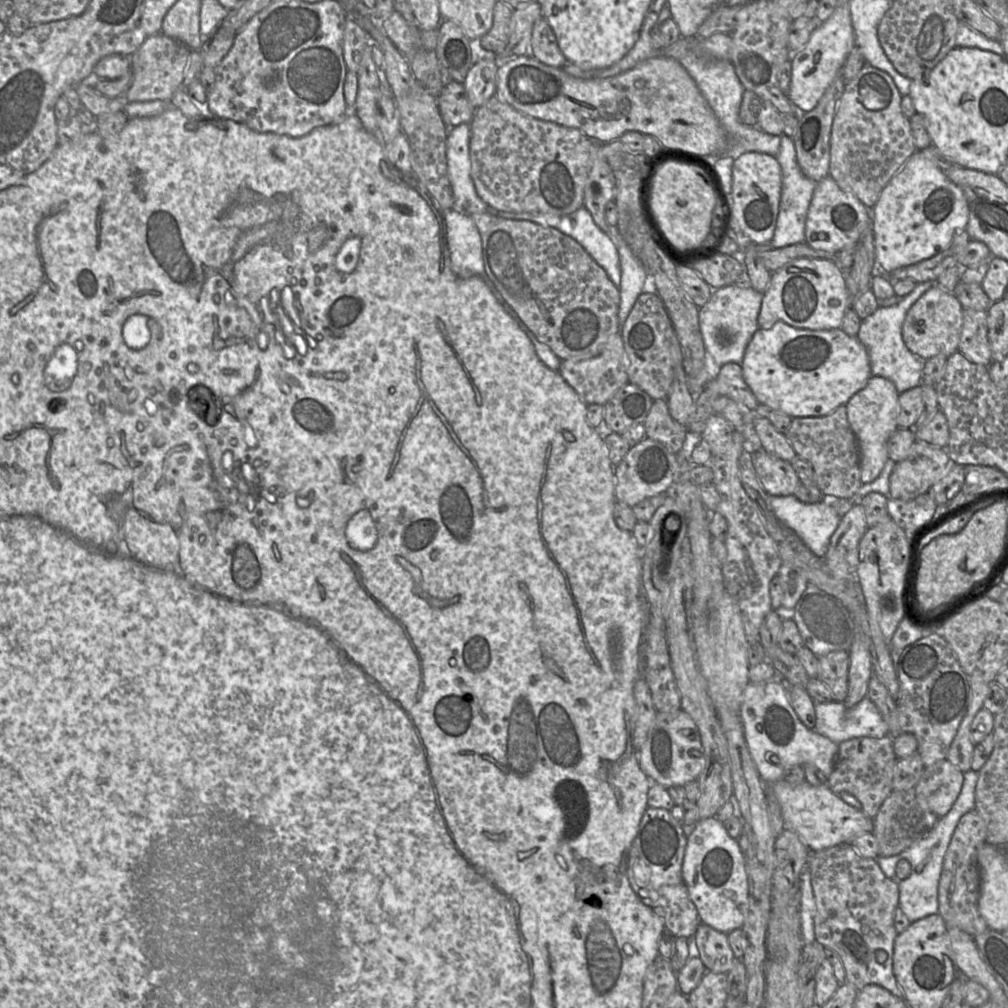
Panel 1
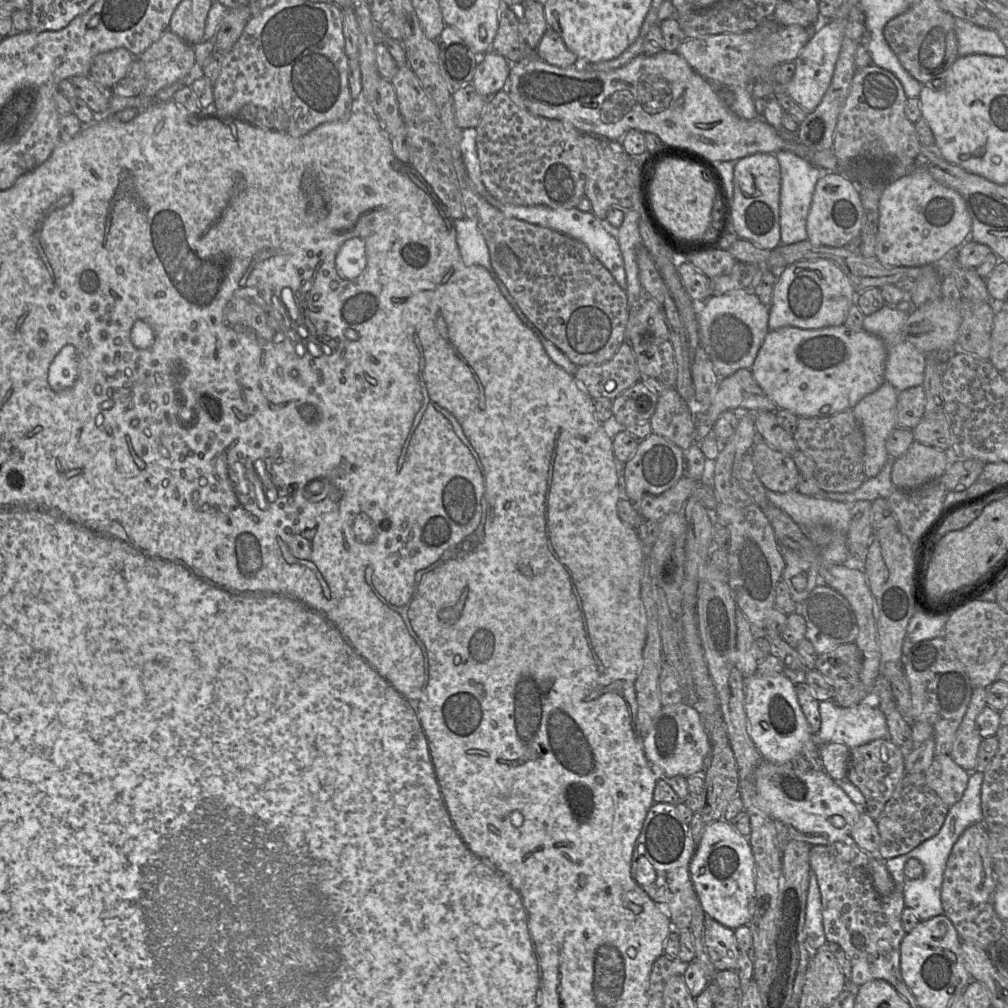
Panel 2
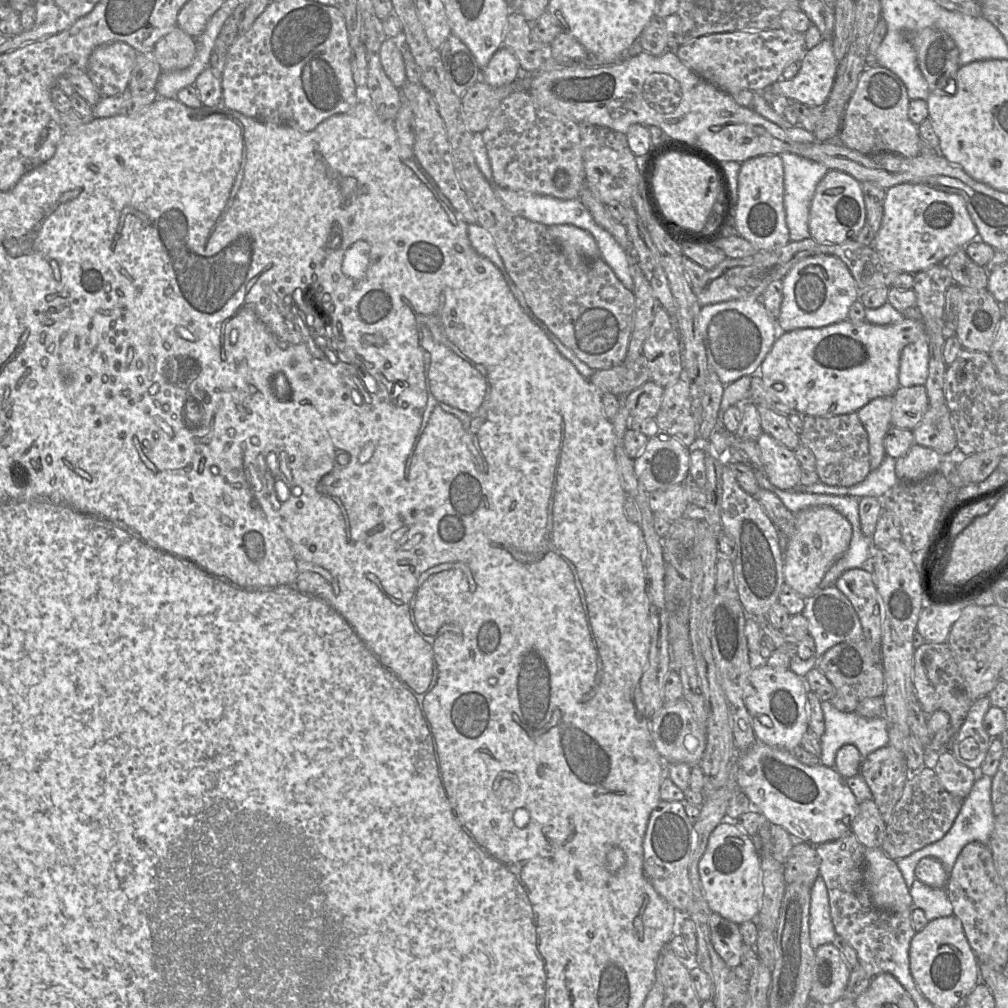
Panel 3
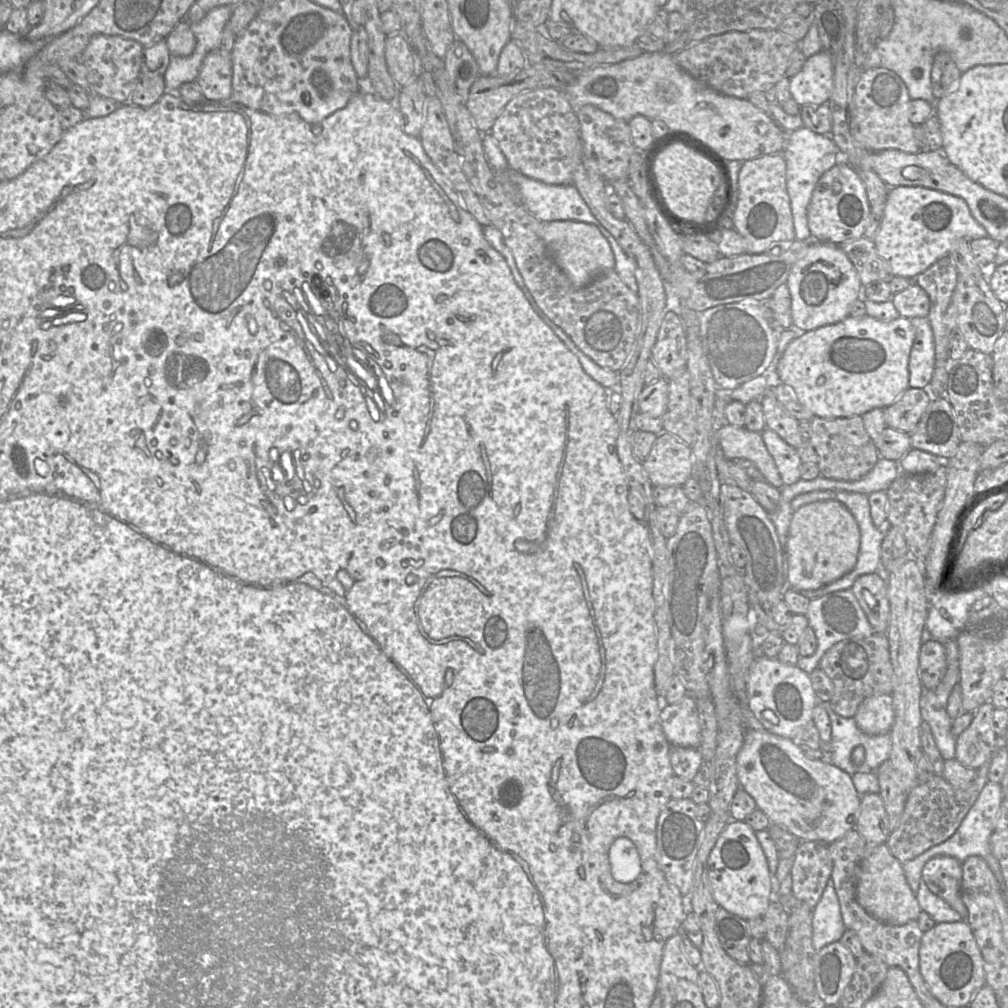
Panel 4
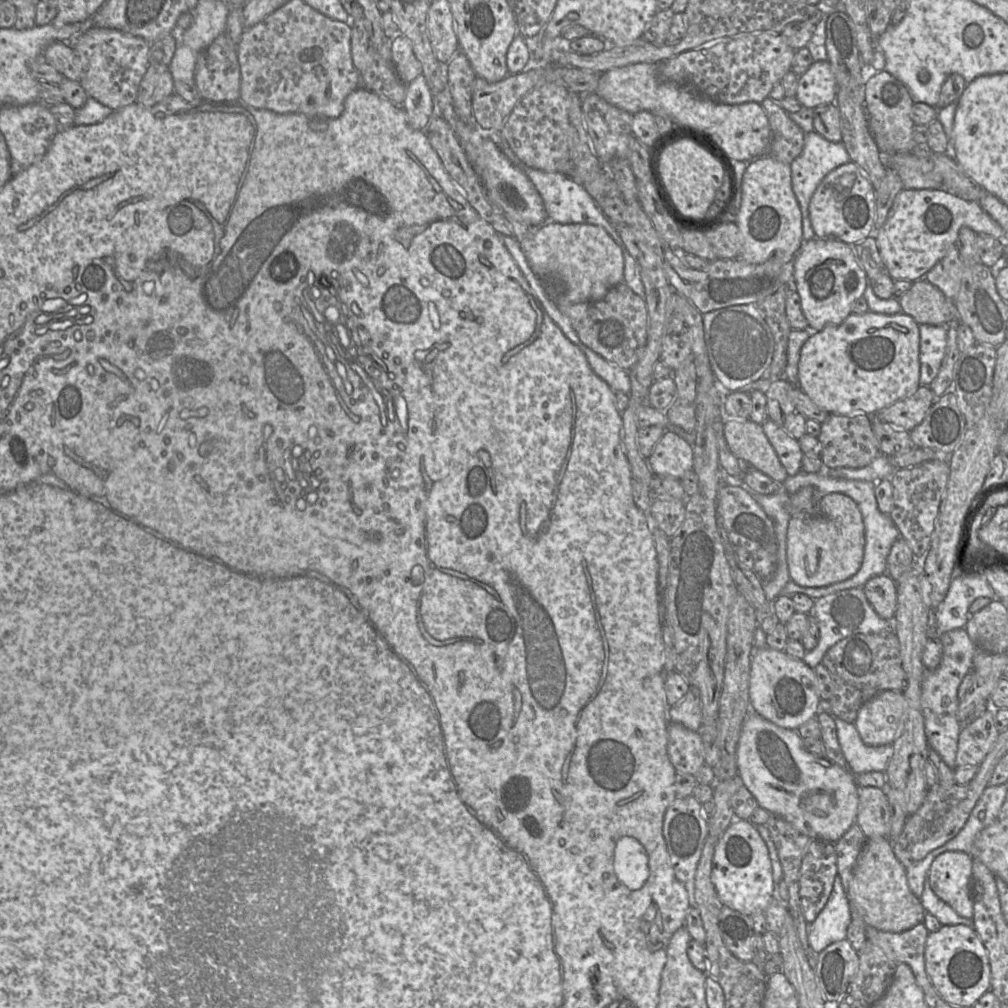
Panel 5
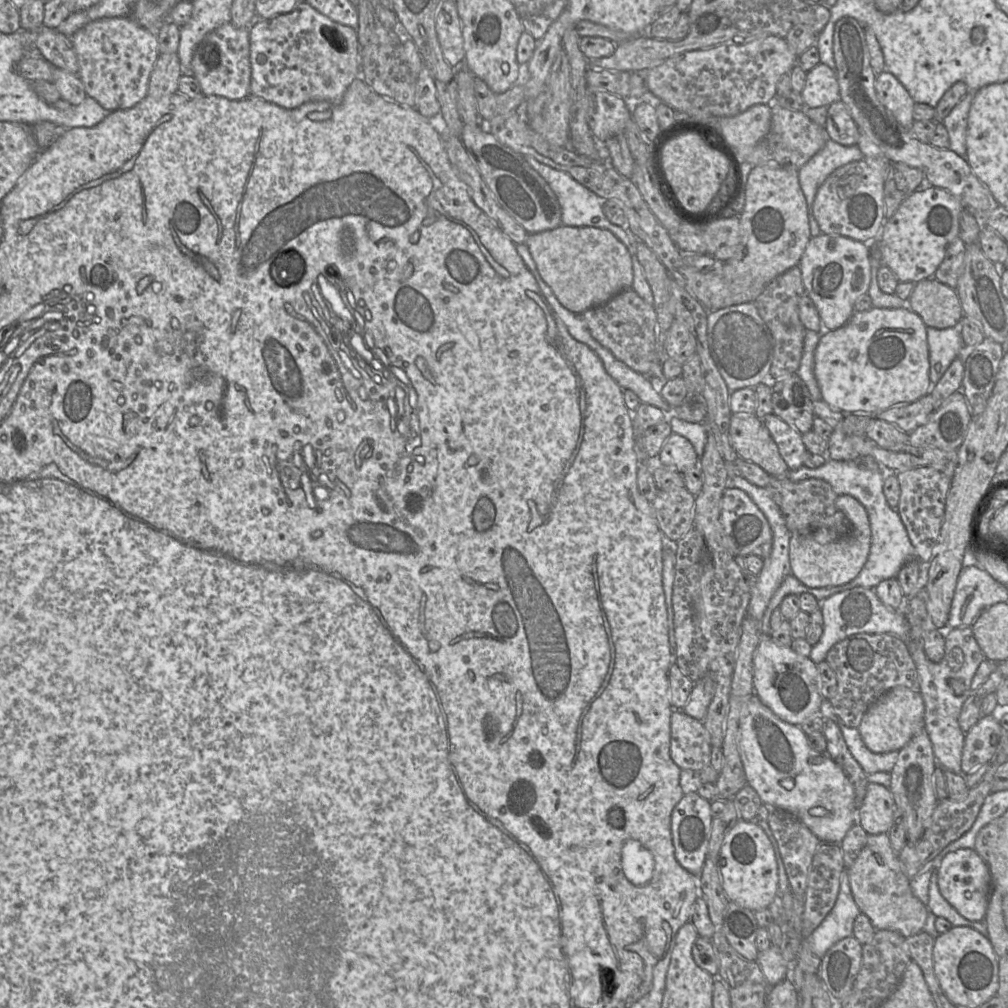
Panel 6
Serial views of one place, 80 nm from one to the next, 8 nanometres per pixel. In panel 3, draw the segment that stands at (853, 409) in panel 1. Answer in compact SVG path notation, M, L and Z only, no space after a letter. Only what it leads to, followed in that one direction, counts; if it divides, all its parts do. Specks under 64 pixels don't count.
M893 396L880 397L873 399L856 412L868 435L871 471L877 469L886 456L884 438L892 427L892 408Z

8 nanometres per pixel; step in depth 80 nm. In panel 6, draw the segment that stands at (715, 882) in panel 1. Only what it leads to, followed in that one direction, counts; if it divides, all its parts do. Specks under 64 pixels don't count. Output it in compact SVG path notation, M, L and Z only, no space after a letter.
M739 820L725 836L718 857L723 890L731 902L752 911L767 908L779 894L778 867L768 836L757 824Z

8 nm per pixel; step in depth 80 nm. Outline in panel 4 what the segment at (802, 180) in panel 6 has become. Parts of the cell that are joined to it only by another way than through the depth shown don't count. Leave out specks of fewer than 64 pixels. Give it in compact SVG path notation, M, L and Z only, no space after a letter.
M802 127L787 134L787 145L782 152L786 162L787 192L790 198L795 238L811 241L813 236L808 226L808 207L821 176L841 162L841 151L829 135L820 135Z

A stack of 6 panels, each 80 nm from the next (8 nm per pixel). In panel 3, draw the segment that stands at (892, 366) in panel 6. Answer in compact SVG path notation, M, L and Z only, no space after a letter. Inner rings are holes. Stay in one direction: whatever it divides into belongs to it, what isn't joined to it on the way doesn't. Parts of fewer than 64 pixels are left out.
M905 318L898 324L886 326L874 325L866 321L861 323L853 323L849 320L844 320L842 322L822 328L803 328L792 331L785 331L778 336L771 350L763 360L759 371L754 375L761 377L765 386L772 388L774 390L774 395L778 397L783 403L793 408L799 415L829 418L843 414L854 413L873 399L880 397L892 397L895 394L897 389L900 387L898 375L901 351L908 344L916 342L921 336L926 336L924 323L922 321ZM777 383L783 384L783 389L781 391L778 391L774 388Z

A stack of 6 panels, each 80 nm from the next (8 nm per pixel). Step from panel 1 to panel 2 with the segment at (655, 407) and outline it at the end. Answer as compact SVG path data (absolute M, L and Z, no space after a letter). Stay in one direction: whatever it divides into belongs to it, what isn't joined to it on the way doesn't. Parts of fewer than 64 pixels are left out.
M674 387L659 395L649 422L653 434L668 439L684 451L697 443L690 408Z

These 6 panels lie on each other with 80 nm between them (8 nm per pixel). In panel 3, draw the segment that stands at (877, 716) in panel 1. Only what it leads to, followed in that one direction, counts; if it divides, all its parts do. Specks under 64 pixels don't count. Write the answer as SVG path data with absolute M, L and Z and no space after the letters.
M822 701L821 708L825 723L825 731L820 737L820 761L822 765L834 768L836 753L845 744L856 746L861 754L862 761L873 751L889 744L888 722L884 716L868 719L857 712L841 712L830 701Z

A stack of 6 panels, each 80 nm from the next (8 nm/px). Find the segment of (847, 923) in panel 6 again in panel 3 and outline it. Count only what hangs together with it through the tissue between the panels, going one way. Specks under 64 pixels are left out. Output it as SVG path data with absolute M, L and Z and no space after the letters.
M818 877L811 887L809 908L809 935L812 948L830 944L836 938L830 915L829 897L822 877Z

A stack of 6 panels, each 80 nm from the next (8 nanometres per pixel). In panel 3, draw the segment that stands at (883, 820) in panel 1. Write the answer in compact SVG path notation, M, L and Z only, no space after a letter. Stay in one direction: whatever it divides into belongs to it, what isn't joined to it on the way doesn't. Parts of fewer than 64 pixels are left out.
M925 767L919 772L912 772L889 822L886 823L881 849L888 857L897 861L942 839L952 827L963 800L945 790L933 768Z

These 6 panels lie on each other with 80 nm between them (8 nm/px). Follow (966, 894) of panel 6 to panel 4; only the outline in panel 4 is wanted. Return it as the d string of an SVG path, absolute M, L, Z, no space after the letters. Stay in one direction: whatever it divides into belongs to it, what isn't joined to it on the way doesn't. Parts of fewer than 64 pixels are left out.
M937 856L926 862L922 880L929 890L942 898L965 919L968 915L960 894L962 863L950 856Z

